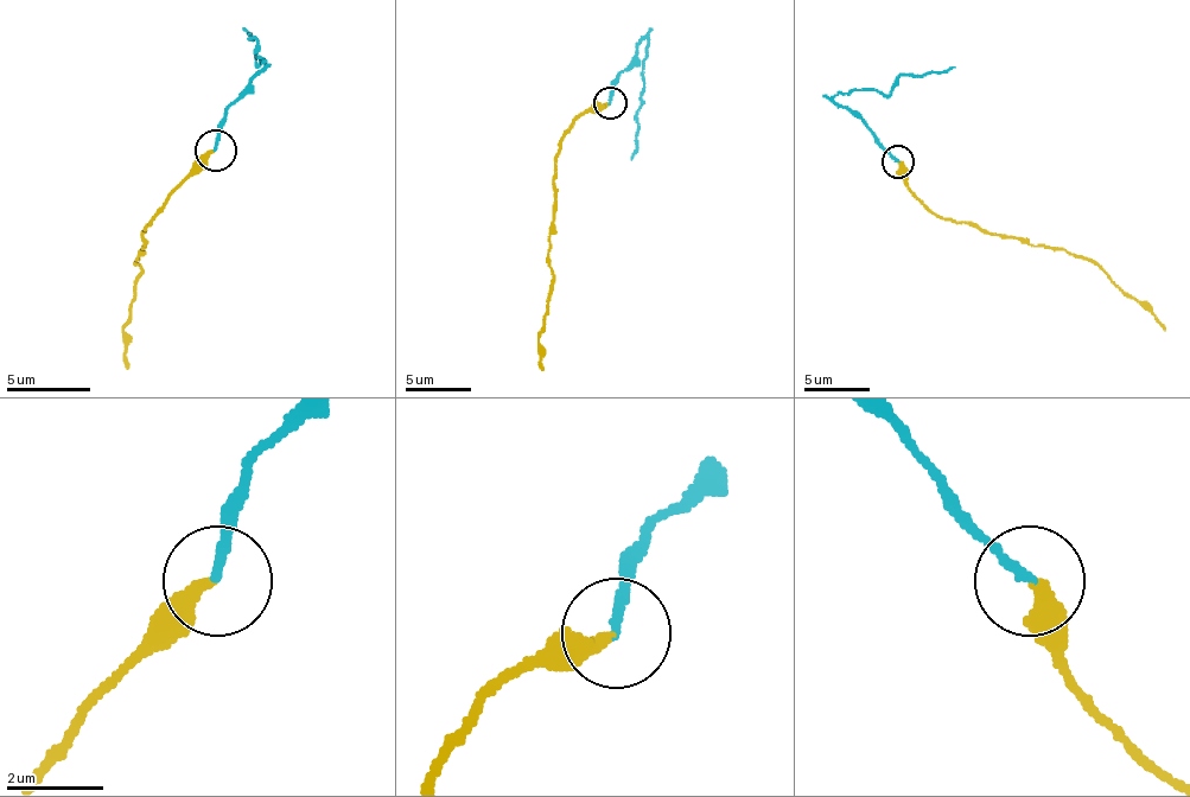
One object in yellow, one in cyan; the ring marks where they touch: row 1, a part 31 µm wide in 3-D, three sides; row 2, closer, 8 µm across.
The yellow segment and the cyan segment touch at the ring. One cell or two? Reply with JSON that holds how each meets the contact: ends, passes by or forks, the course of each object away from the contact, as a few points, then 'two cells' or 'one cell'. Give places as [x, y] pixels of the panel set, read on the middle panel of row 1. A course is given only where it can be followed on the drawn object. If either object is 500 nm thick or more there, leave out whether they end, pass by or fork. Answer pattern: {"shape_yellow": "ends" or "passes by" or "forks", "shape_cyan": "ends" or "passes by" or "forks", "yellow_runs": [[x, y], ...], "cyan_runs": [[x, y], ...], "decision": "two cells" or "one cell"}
{"shape_yellow": "ends", "shape_cyan": "ends", "yellow_runs": [[609, 102], [586, 108], [560, 141], [547, 252], [554, 291], [538, 339], [541, 369]], "cyan_runs": [[609, 102], [616, 80], [648, 40], [644, 93], [638, 108], [631, 160]], "decision": "two cells"}

